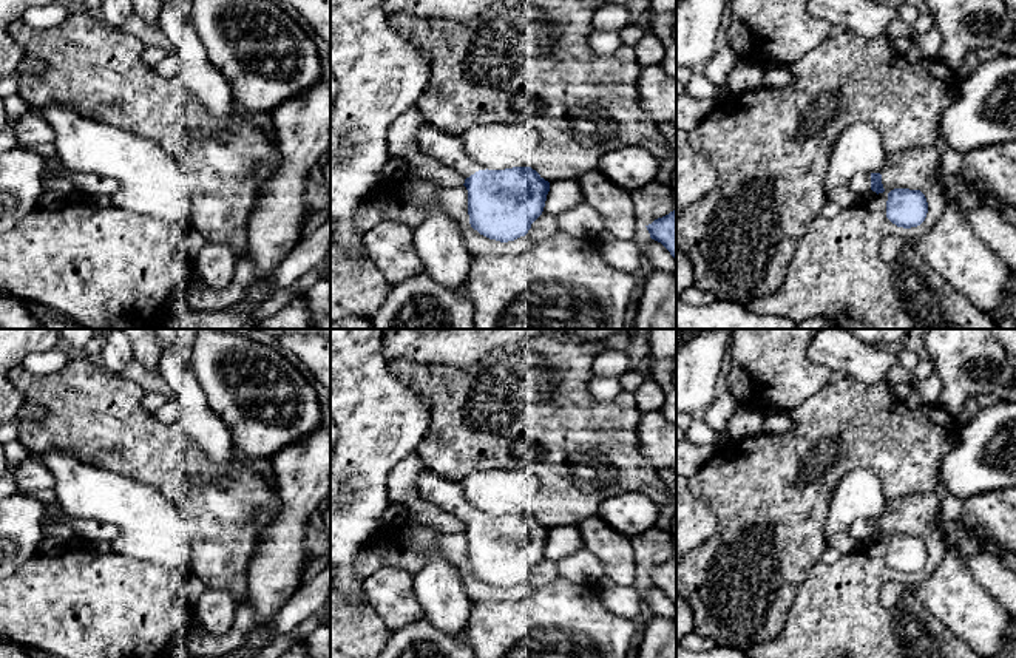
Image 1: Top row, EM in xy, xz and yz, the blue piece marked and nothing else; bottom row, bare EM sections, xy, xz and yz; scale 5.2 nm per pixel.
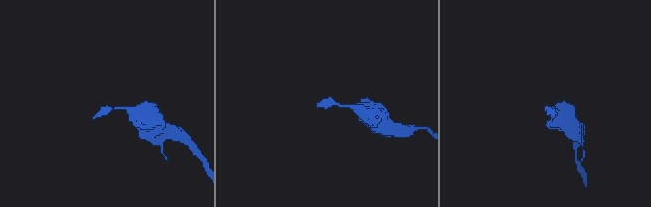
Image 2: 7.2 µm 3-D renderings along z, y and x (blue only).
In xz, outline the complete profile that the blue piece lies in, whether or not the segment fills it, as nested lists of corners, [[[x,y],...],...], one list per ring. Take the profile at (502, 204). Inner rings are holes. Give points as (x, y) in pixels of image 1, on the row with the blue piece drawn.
[[[423,122],[415,136],[422,154],[437,159],[465,178],[469,224],[500,243],[525,236],[542,215],[550,182],[531,167],[488,170],[463,151],[460,136]]]

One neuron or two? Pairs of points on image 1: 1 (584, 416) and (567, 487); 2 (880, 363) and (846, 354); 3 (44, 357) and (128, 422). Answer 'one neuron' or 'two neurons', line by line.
1: one neuron
2: one neuron
3: two neurons

